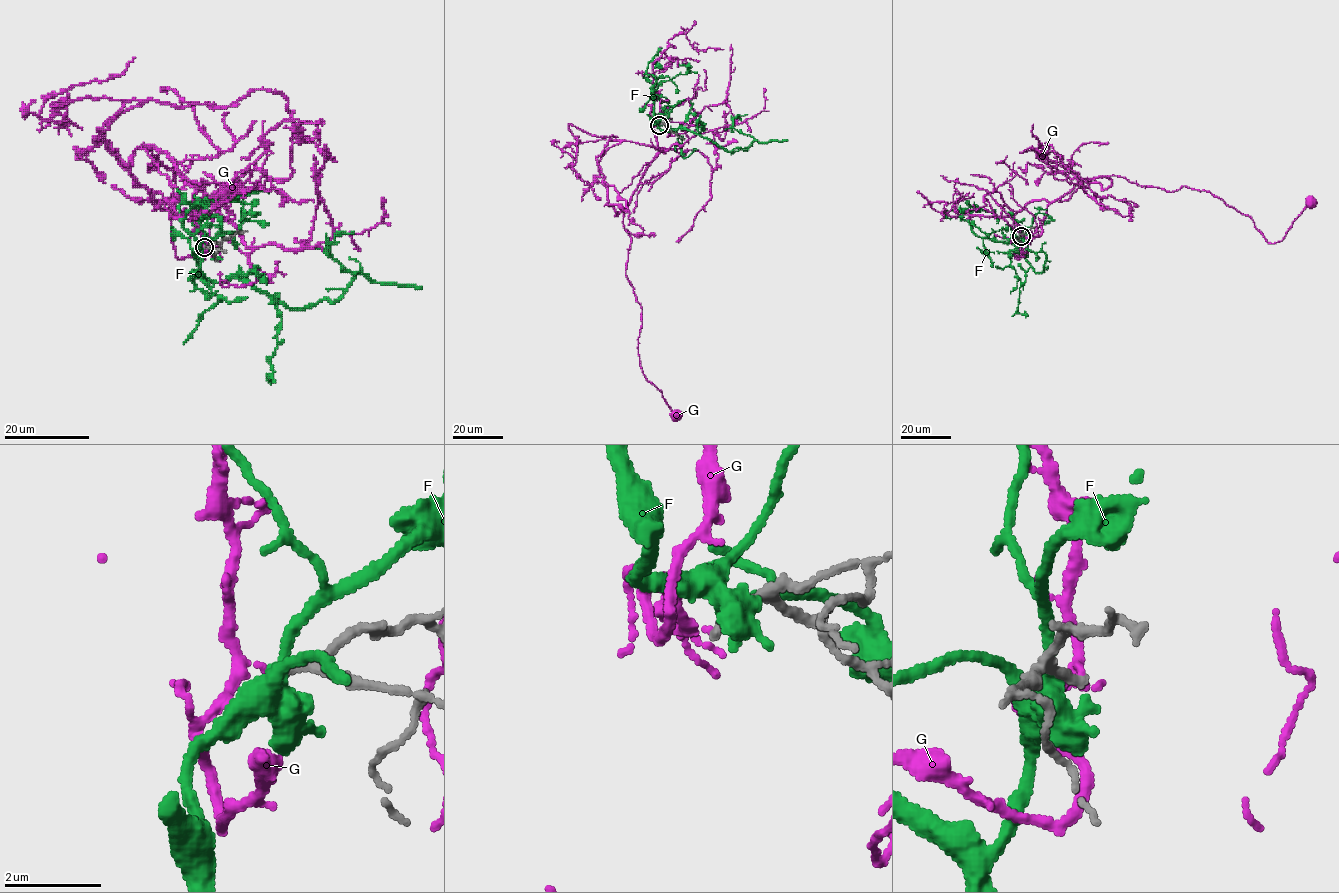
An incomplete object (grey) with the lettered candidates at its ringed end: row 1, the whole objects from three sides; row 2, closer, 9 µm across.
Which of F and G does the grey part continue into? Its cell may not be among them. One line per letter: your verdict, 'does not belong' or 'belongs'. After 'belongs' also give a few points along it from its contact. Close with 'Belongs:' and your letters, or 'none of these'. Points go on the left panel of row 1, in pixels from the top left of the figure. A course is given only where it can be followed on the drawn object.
F: does not belong
G: does not belong
Belongs: none of these

